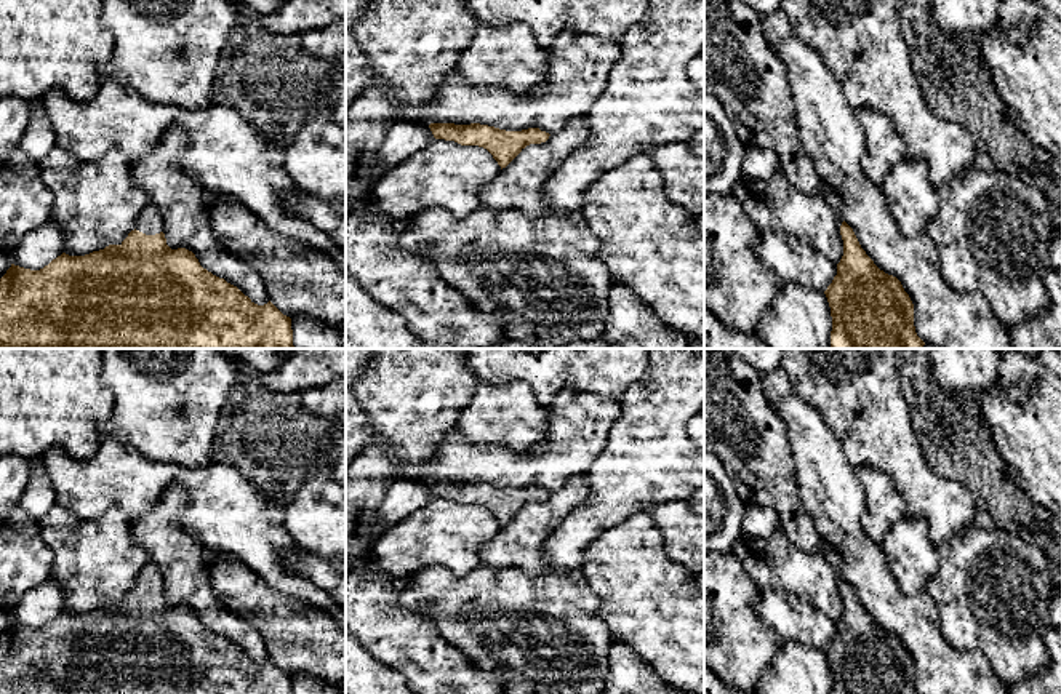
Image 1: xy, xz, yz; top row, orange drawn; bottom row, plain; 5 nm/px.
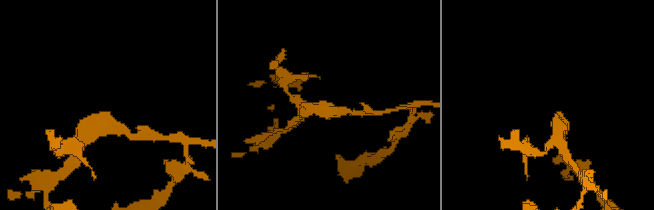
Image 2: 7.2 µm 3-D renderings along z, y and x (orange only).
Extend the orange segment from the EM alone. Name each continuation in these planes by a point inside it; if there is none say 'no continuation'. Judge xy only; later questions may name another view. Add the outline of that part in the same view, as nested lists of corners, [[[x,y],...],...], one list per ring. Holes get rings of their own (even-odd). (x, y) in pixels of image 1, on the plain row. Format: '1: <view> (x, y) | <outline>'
1: xy (149, 579) | [[[147,560],[144,568],[141,569],[134,587],[146,593],[155,593],[163,590],[162,574],[150,560]]]

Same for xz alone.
no continuation

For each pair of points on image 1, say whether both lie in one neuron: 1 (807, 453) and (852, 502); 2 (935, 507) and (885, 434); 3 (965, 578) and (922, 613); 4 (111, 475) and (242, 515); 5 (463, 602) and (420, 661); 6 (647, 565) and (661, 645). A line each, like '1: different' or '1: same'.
1: same
2: same
3: different
4: same
5: different
6: same

